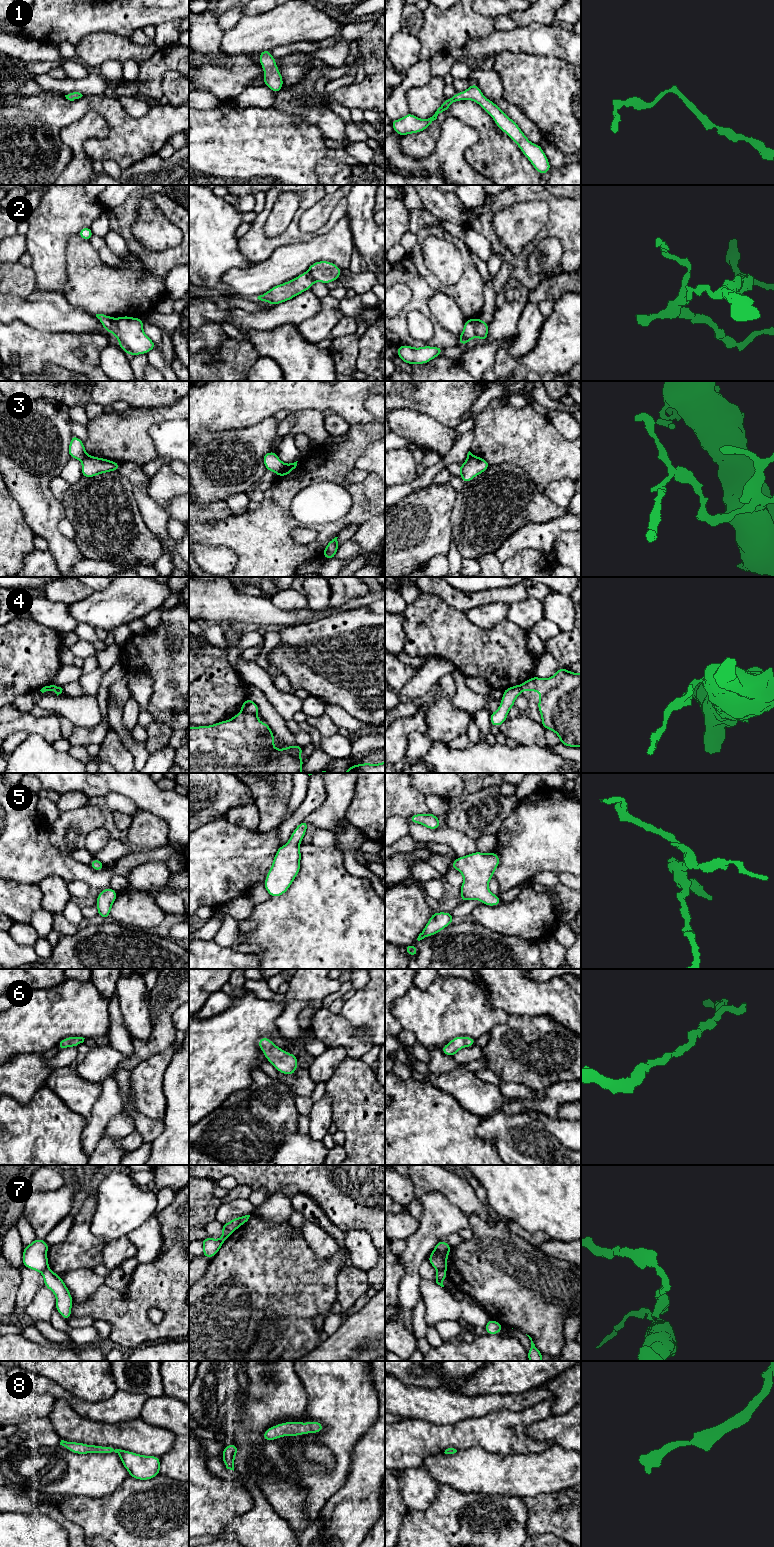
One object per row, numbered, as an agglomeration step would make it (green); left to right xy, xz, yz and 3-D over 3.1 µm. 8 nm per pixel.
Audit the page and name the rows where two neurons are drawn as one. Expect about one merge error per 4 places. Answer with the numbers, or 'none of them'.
2, 3, 4, 7

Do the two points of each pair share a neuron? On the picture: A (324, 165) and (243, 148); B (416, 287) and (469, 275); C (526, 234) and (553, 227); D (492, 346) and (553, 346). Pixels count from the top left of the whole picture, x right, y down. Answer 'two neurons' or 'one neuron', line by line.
A: two neurons
B: two neurons
C: two neurons
D: two neurons

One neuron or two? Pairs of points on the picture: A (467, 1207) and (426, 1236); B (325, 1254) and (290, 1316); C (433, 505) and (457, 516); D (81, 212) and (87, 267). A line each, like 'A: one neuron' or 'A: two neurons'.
A: two neurons
B: two neurons
C: two neurons
D: two neurons

